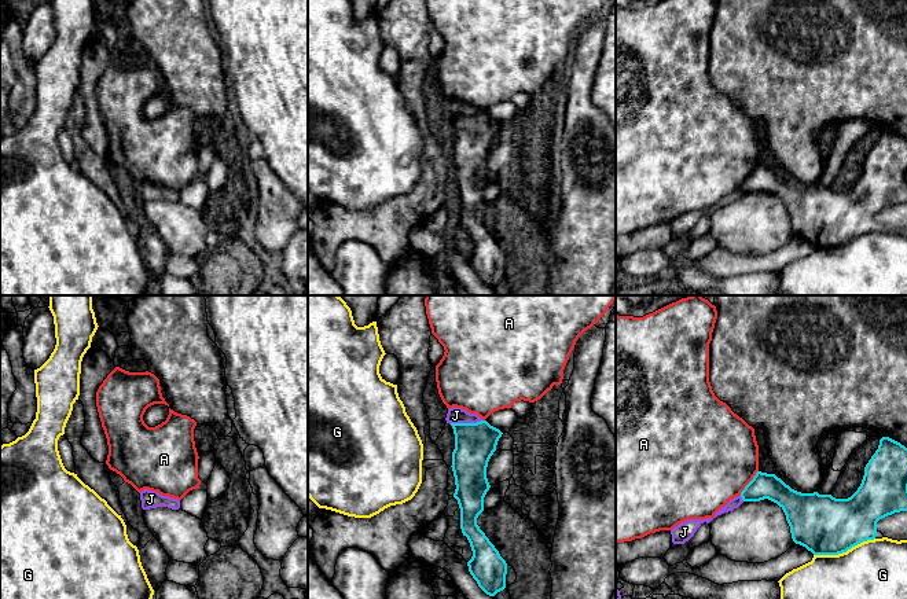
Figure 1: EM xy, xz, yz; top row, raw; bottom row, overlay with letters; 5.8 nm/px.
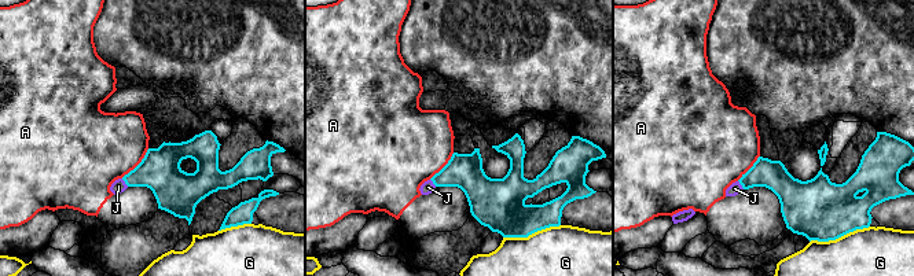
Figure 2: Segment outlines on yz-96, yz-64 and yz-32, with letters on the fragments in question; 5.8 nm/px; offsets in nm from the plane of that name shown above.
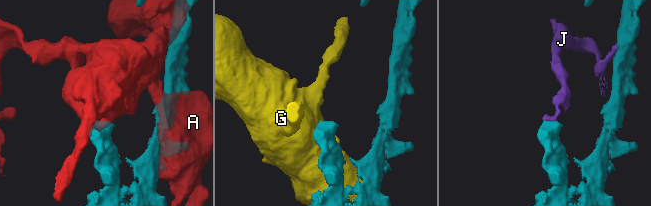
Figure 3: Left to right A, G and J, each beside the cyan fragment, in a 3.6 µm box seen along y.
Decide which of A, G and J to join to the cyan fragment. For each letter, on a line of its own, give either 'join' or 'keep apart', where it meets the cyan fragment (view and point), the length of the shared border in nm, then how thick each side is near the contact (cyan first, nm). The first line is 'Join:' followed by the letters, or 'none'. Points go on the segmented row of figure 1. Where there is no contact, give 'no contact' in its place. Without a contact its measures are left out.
Join: none
A: keep apart; meets cyan in yz at (749, 482); contact 190 nm long; 150 nm thick on the cyan side, 500 nm on the other
G: keep apart; meets cyan in yz at (844, 551); contact 380 nm long; 340 nm thick on the cyan side, 360 nm on the other
J: keep apart; meets cyan in xz at (465, 423); contact 190 nm long; 240 nm thick on the cyan side, 100 nm on the other

